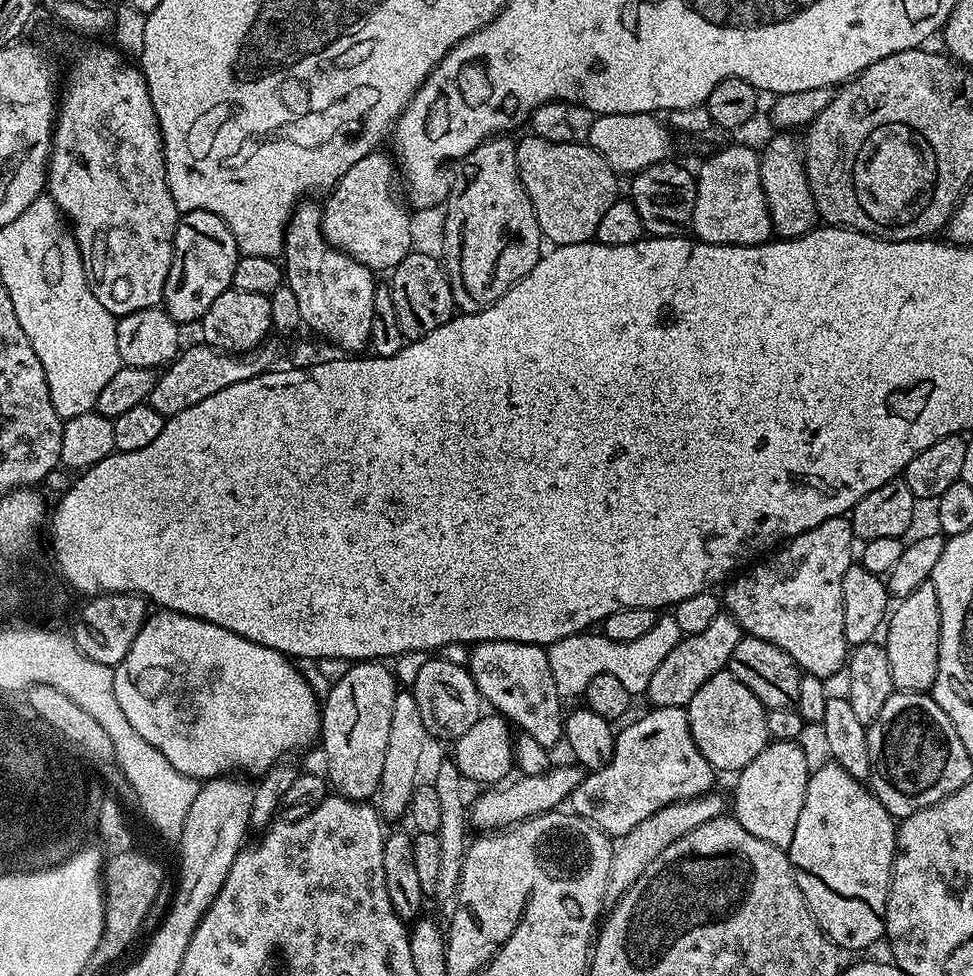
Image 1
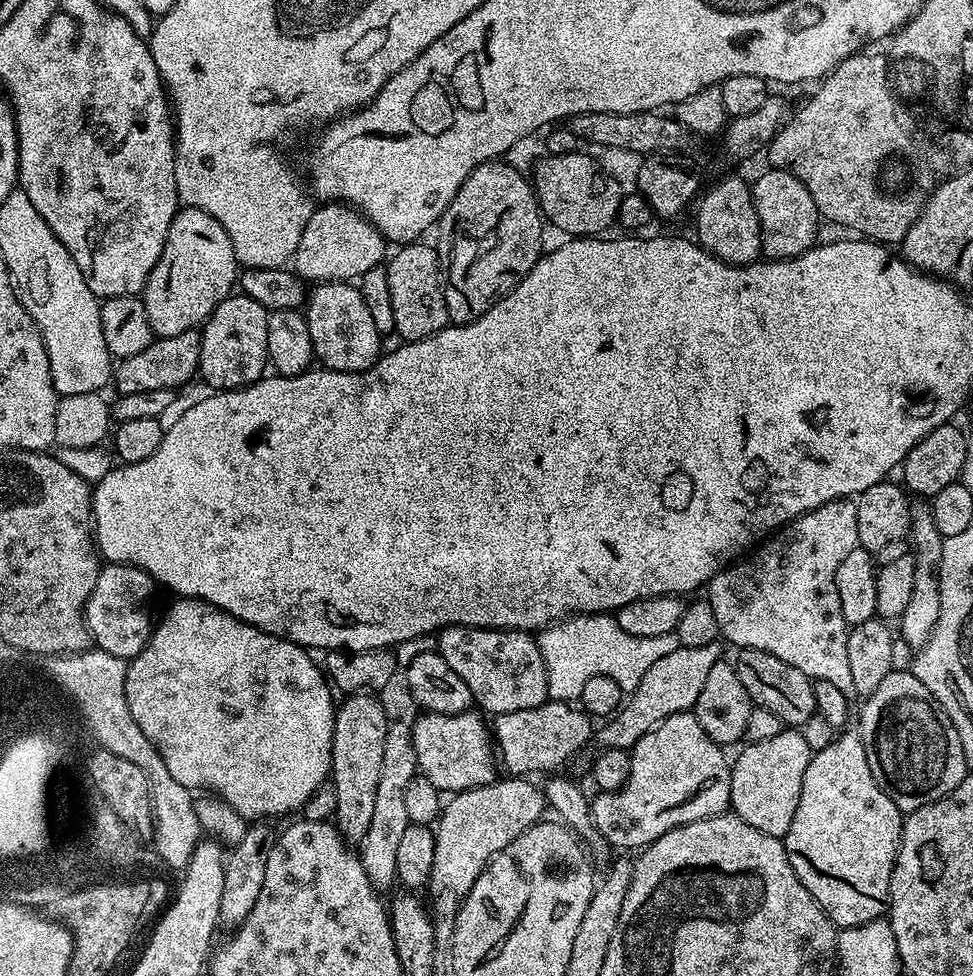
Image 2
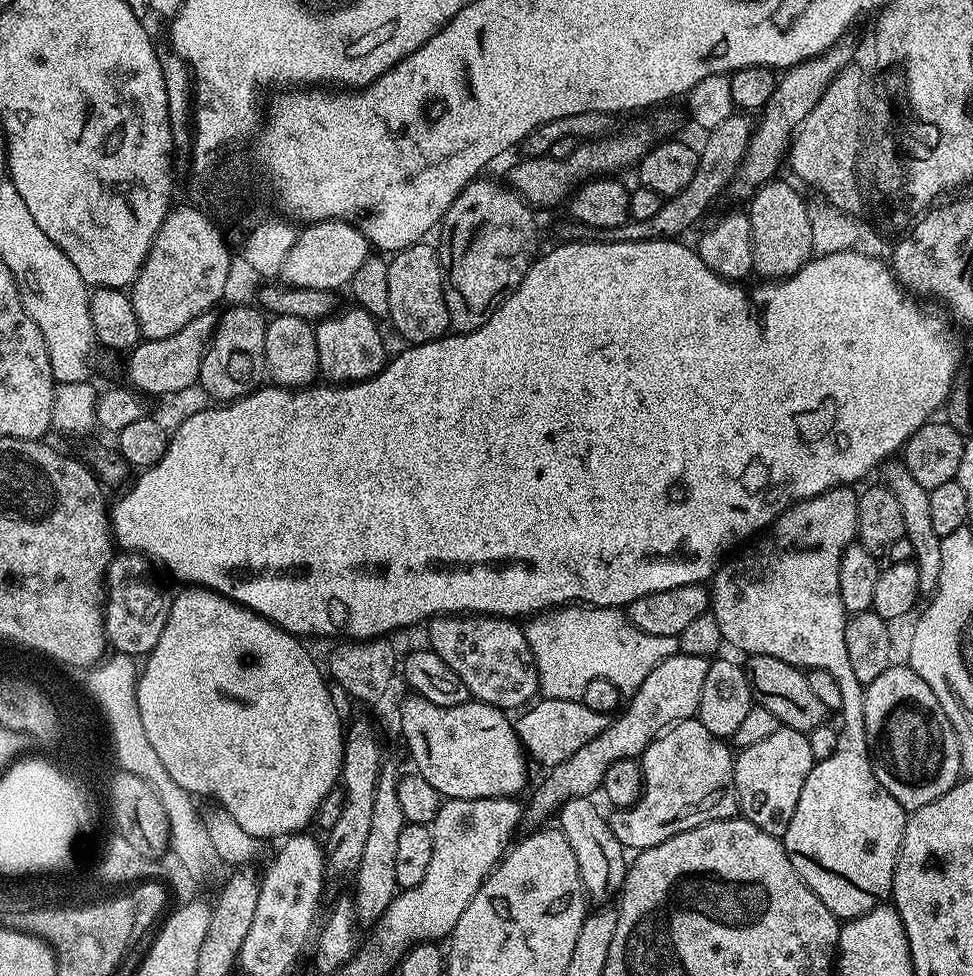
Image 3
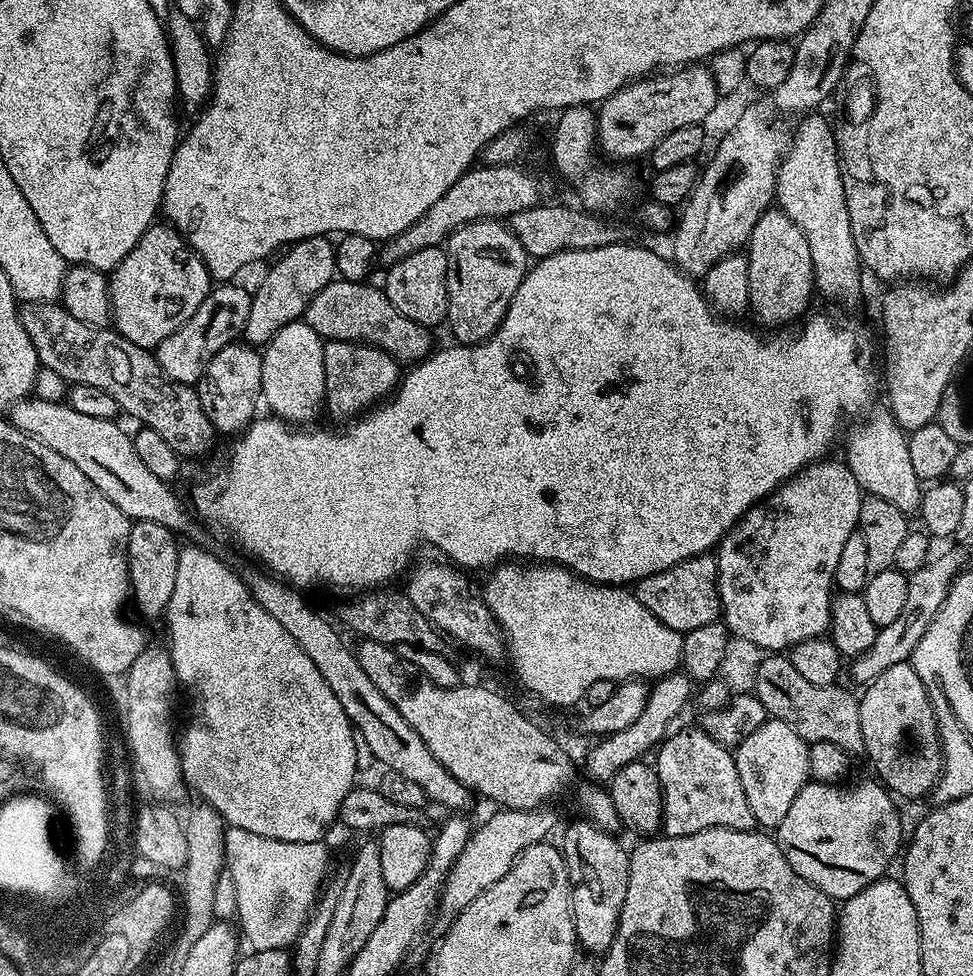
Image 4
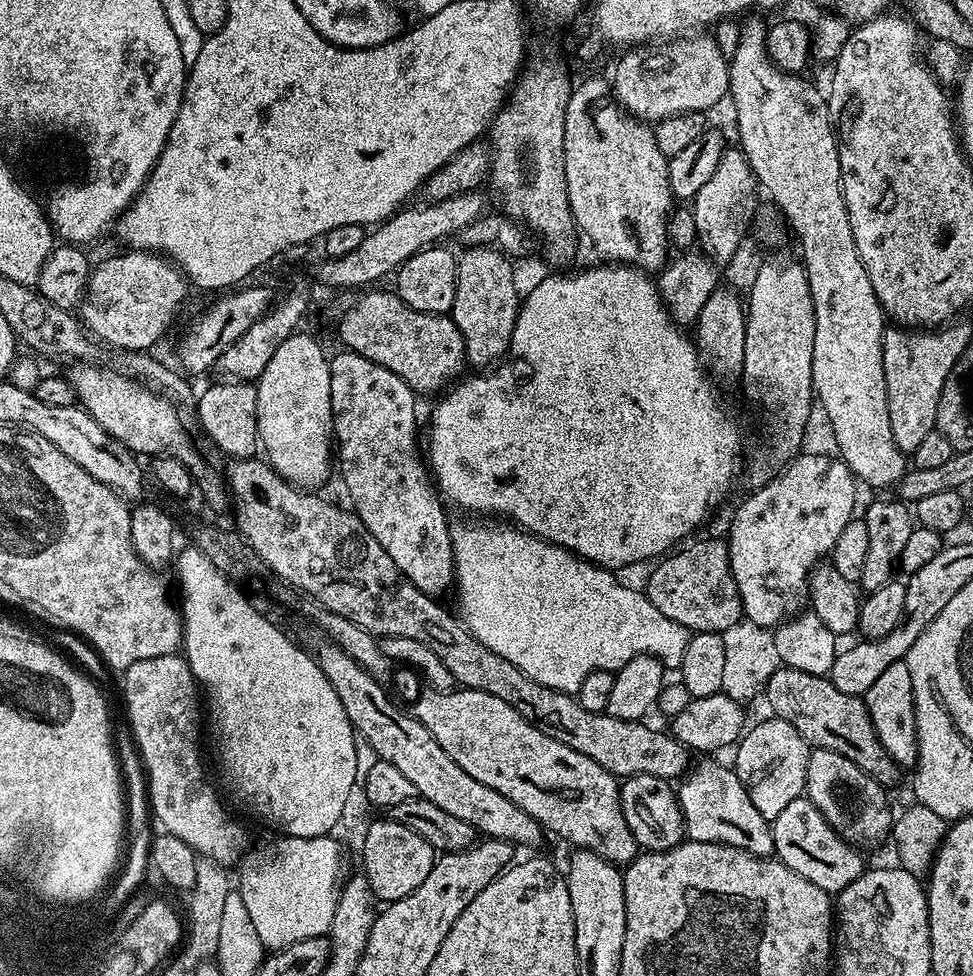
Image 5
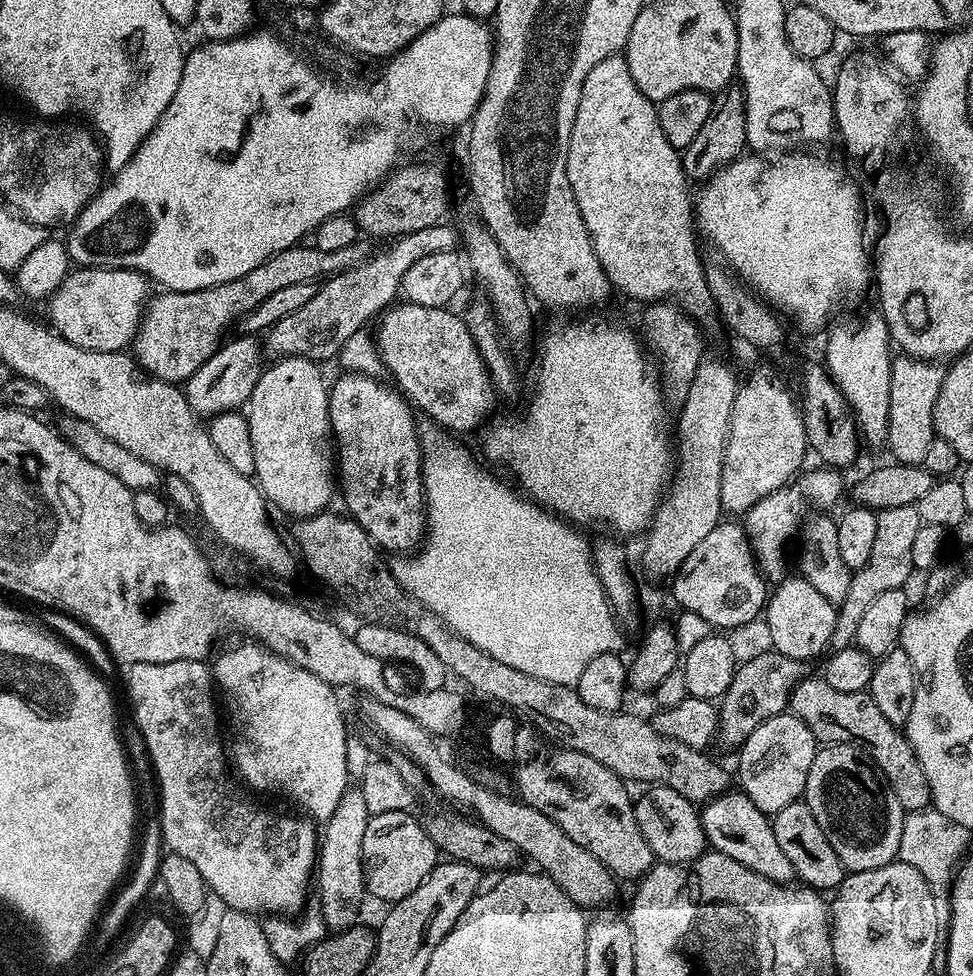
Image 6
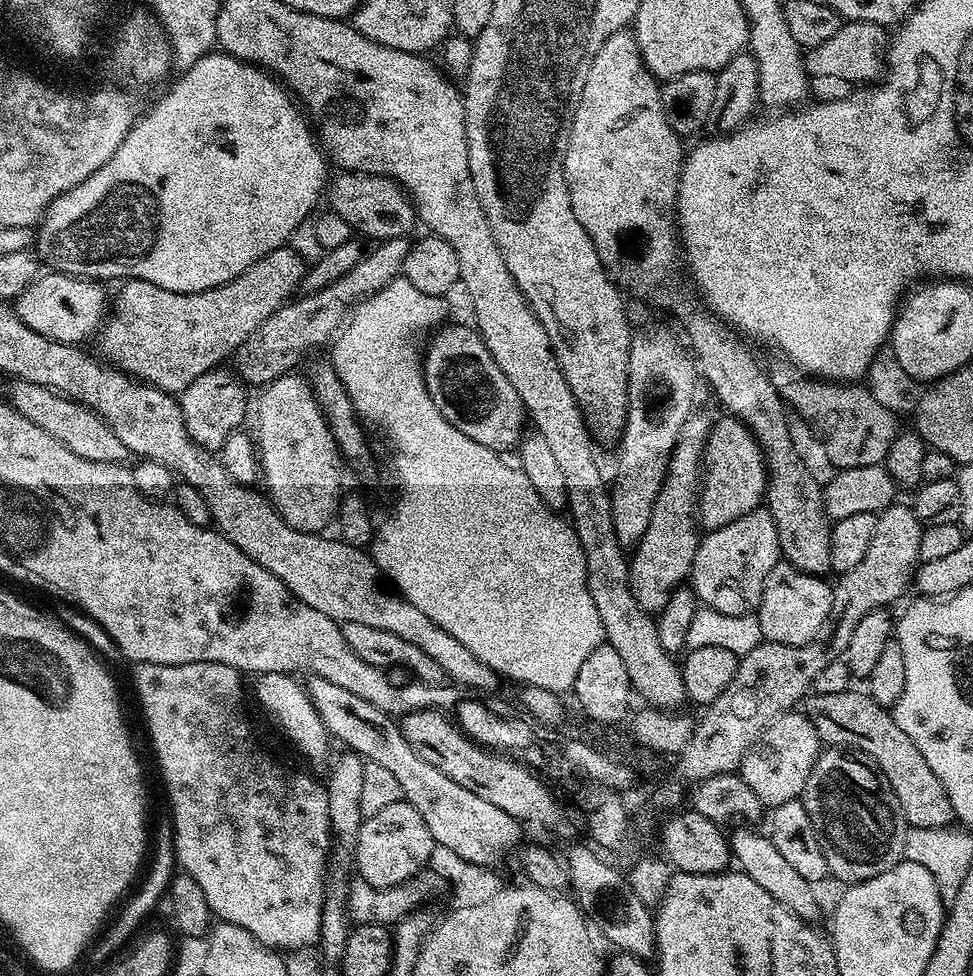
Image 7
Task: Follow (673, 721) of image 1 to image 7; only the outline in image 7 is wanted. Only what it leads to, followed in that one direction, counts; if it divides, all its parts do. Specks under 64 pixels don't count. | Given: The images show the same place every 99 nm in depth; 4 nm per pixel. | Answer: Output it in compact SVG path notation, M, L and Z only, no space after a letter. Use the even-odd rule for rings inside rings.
M752 826L733 828L736 829L730 832L730 843L739 871L754 878L754 882L758 882L758 886L762 886L762 890L766 890L766 894L770 894L770 898L782 902L782 906L786 906L786 910L790 910L798 918L816 922L820 916L820 900L816 897L815 890L812 889L815 888L813 881L802 878L802 874L798 874L798 870L794 870L794 866L790 866L790 862L786 862L786 858L782 858L782 854L778 854L778 846L774 846L771 835L764 833L763 836L762 833L755 832L752 829L755 827Z

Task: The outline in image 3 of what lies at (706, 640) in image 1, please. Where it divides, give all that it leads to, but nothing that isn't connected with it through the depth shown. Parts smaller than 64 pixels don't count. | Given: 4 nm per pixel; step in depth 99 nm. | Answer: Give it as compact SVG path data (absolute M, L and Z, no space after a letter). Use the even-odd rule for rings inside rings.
M677 654L666 658L662 666L654 666L654 670L650 670L650 675L646 677L646 682L642 682L637 692L631 693L629 700L632 701L623 705L619 715L606 726L606 730L602 730L602 734L598 734L598 738L590 738L590 742L586 742L582 750L574 750L570 758L550 769L548 777L537 786L532 801L523 809L523 819L533 820L536 826L540 826L543 825L540 824L543 820L548 820L551 816L553 819L560 808L571 800L580 796L591 797L592 791L595 788L597 791L603 785L606 770L610 770L614 762L643 757L650 742L661 732L668 731L673 724L693 719L699 710L699 699L702 697L702 686L709 663L707 657Z

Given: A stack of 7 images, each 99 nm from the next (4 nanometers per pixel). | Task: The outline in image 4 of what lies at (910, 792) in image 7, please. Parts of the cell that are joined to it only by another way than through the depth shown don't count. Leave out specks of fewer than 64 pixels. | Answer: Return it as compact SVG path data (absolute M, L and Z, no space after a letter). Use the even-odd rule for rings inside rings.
M768 654L758 666L754 695L761 700L771 719L786 722L786 726L793 728L809 745L831 742L844 752L860 754L864 752L860 702L840 687L836 684L814 686L814 682L802 678L802 674L794 670L787 655Z

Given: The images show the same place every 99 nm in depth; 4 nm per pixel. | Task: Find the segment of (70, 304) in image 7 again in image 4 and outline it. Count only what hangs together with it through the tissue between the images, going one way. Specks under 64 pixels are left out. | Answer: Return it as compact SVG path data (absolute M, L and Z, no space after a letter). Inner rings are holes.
M153 223L152 227L146 230L146 234L142 234L134 250L130 250L130 254L126 254L126 258L122 258L120 265L113 268L110 273L108 293L112 299L115 331L134 342L134 346L155 350L162 338L174 334L174 330L181 328L194 314L194 310L202 306L213 287L214 281L208 274L208 268L200 255L188 245L188 241L167 223Z

